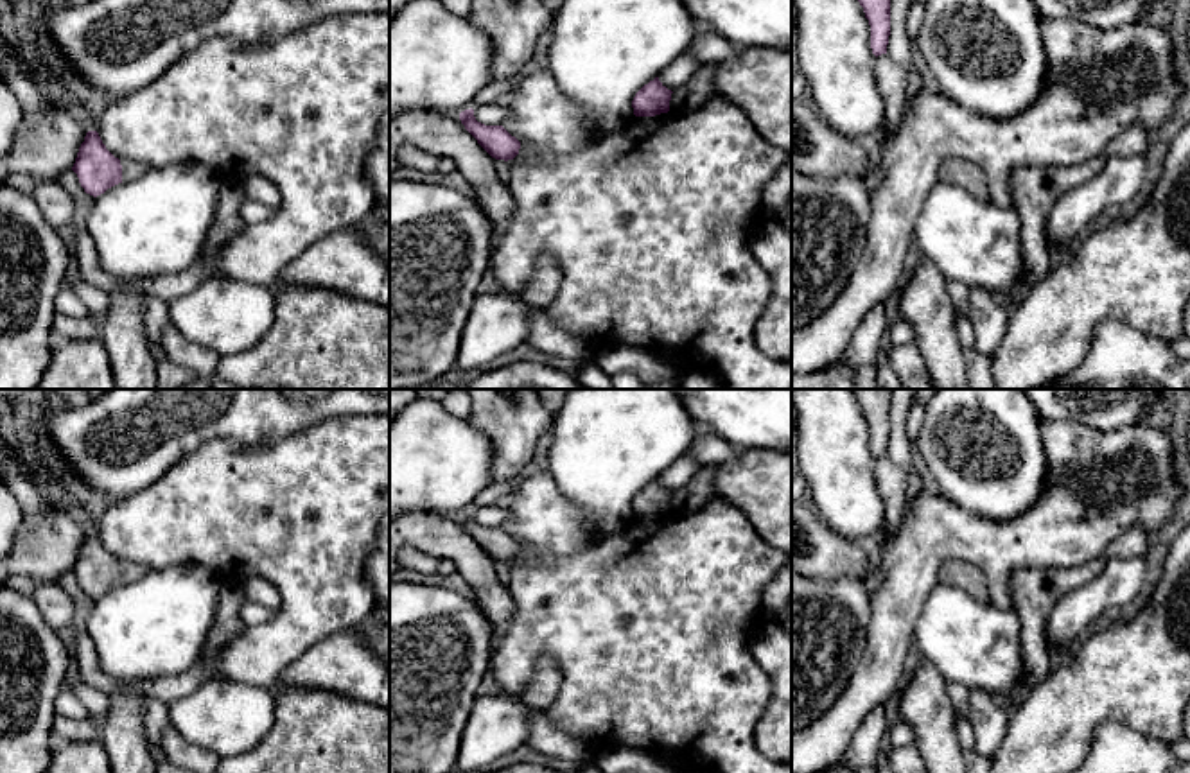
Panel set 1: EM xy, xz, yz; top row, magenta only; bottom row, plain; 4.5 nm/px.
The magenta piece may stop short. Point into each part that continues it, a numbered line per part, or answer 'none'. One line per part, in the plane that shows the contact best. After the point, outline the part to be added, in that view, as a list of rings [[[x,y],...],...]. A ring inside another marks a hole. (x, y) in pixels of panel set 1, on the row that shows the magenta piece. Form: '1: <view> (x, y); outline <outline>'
1: xy (130, 169); outline [[[120,160],[120,165],[122,165],[122,183],[133,181],[149,170],[145,165],[129,160]]]

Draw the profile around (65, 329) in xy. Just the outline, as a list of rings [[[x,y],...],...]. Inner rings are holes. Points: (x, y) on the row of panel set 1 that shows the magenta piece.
[[[56,312],[52,321],[52,337],[57,343],[68,343],[77,339],[97,339],[101,337],[101,328],[92,319],[77,319]]]

